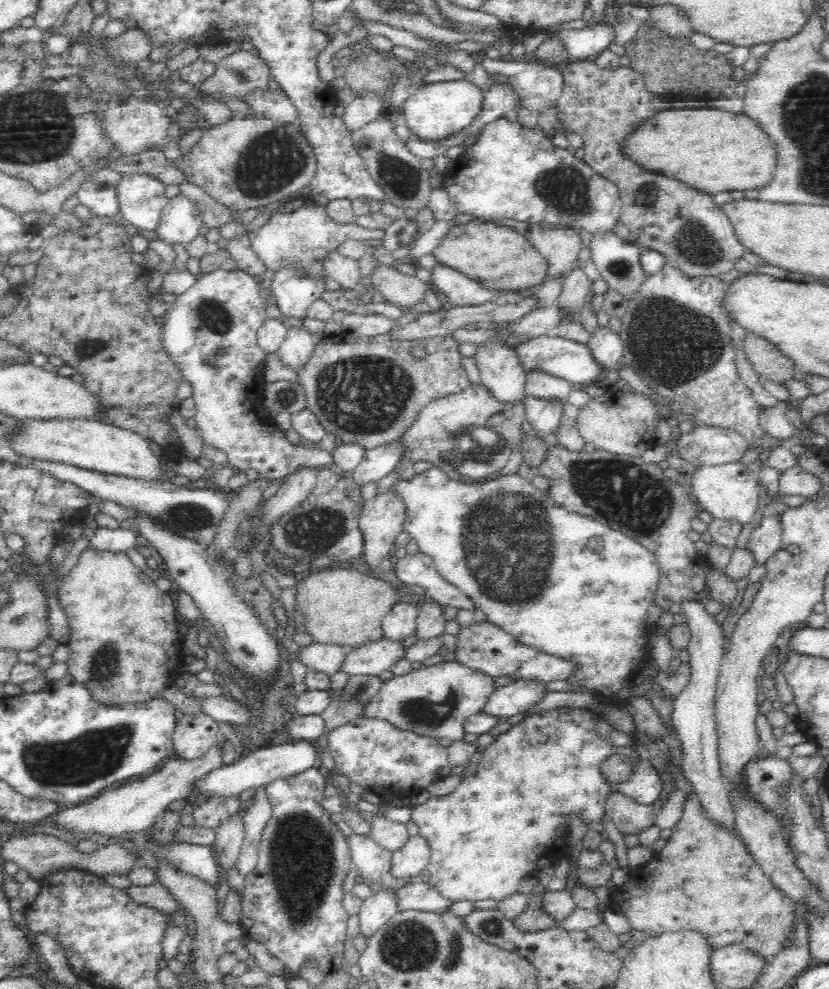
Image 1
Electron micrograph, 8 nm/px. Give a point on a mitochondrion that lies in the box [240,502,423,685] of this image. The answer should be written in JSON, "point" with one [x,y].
{"point":[311,532]}

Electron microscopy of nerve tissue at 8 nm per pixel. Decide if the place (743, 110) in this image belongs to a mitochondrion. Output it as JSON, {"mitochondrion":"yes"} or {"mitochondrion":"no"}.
{"mitochondrion":"no"}

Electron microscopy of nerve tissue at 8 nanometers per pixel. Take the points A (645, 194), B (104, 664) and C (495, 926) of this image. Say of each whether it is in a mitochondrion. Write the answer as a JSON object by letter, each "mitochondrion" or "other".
{"A":"mitochondrion","B":"mitochondrion","C":"mitochondrion"}

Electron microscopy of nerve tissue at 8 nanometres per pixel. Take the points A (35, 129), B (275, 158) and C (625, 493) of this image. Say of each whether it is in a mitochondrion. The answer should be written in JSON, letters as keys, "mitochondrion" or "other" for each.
{"A":"mitochondrion","B":"mitochondrion","C":"mitochondrion"}

